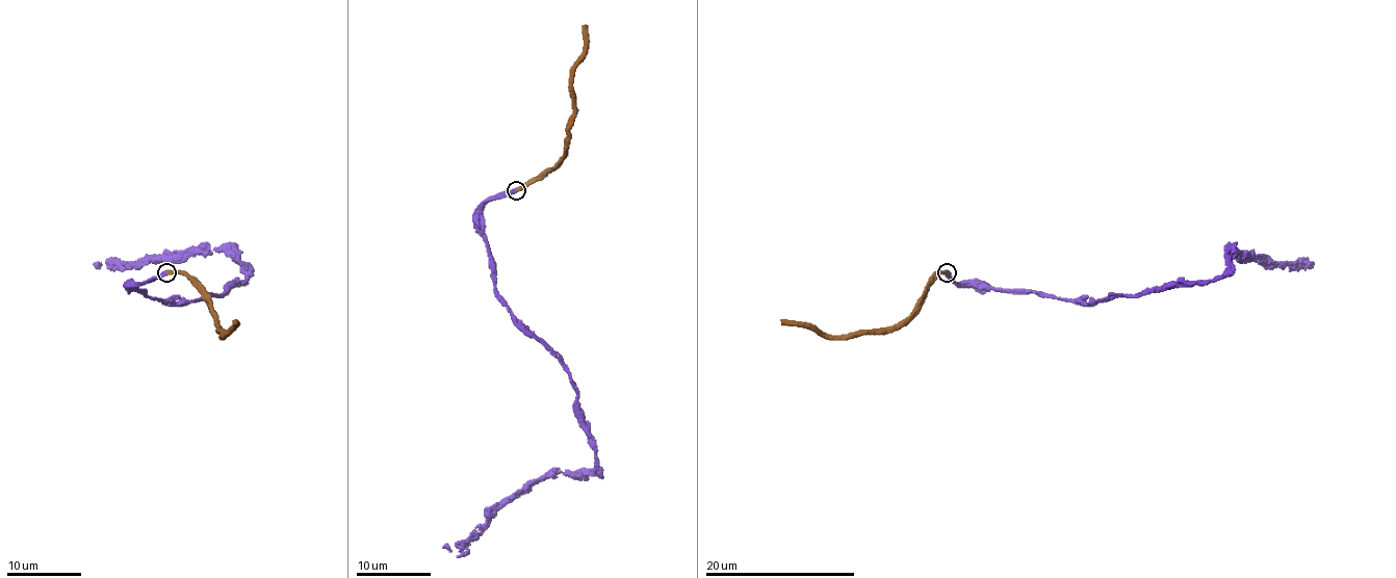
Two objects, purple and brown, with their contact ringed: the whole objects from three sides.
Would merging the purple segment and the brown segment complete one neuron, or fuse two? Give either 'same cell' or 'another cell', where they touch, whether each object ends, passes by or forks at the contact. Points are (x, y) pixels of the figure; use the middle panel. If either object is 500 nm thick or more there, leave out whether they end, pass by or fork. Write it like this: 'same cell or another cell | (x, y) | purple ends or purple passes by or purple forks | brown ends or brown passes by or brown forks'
same cell | (516, 190) | purple ends | brown ends

